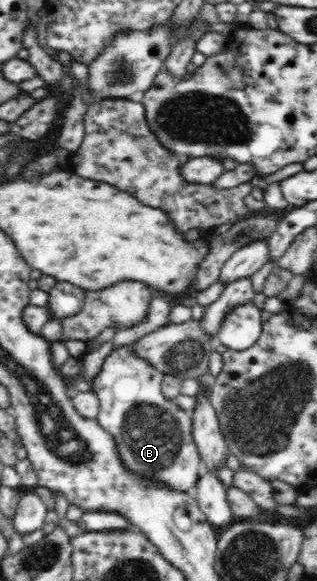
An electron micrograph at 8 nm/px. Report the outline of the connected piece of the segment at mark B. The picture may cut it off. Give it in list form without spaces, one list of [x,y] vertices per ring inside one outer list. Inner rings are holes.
[[[127,344],[112,352],[105,358],[100,372],[93,378],[93,390],[99,399],[98,425],[114,436],[116,451],[120,461],[134,474],[149,478],[154,482],[163,482],[172,490],[194,493],[194,488],[203,470],[200,454],[192,436],[193,412],[181,410],[173,400],[168,400],[162,393],[164,373],[154,368],[150,362],[140,357],[134,344]]]

